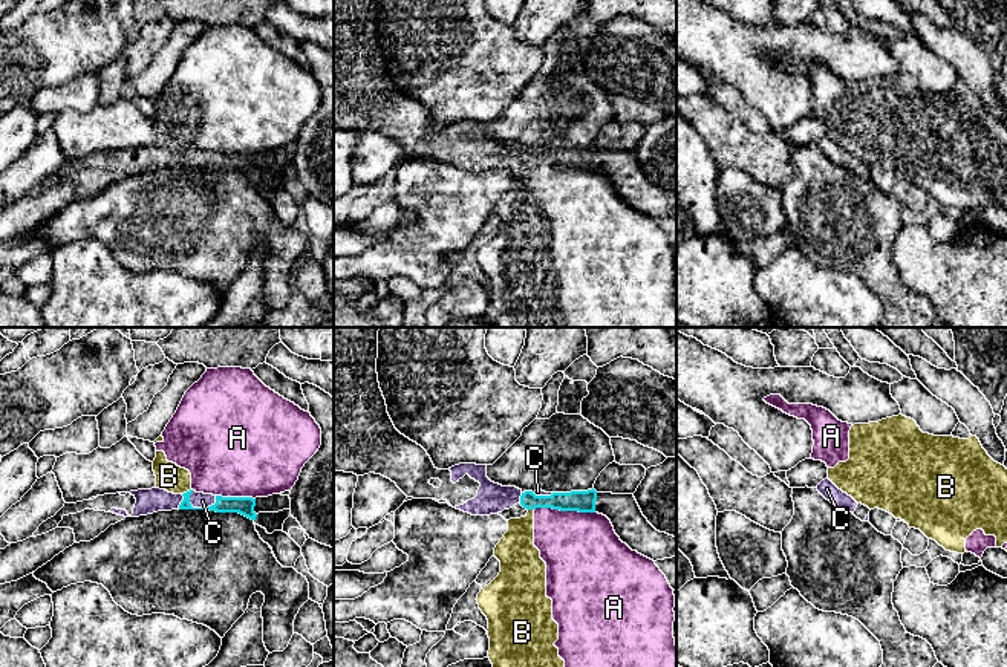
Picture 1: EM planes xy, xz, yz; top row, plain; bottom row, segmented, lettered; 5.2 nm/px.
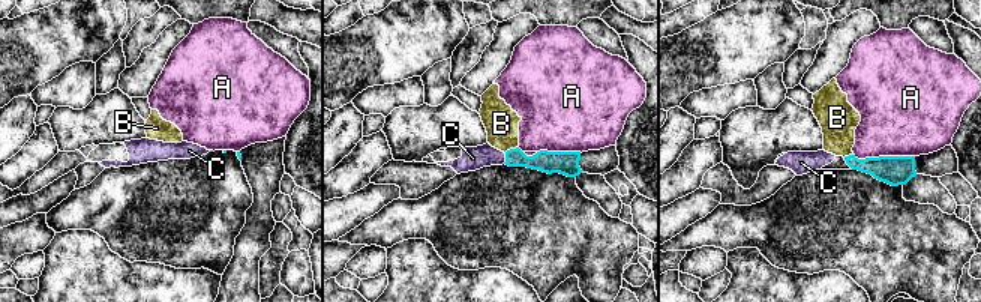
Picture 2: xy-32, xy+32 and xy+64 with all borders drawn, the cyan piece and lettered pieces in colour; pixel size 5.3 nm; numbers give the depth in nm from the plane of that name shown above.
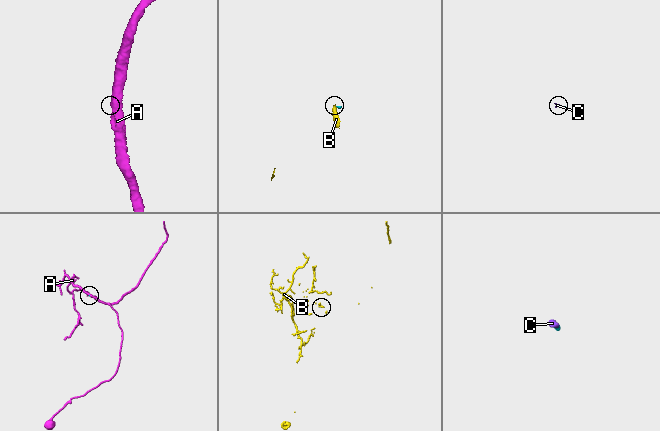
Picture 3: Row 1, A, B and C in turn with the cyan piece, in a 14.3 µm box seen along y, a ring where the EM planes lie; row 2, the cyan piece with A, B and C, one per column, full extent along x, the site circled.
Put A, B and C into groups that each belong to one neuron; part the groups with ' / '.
A B / C

